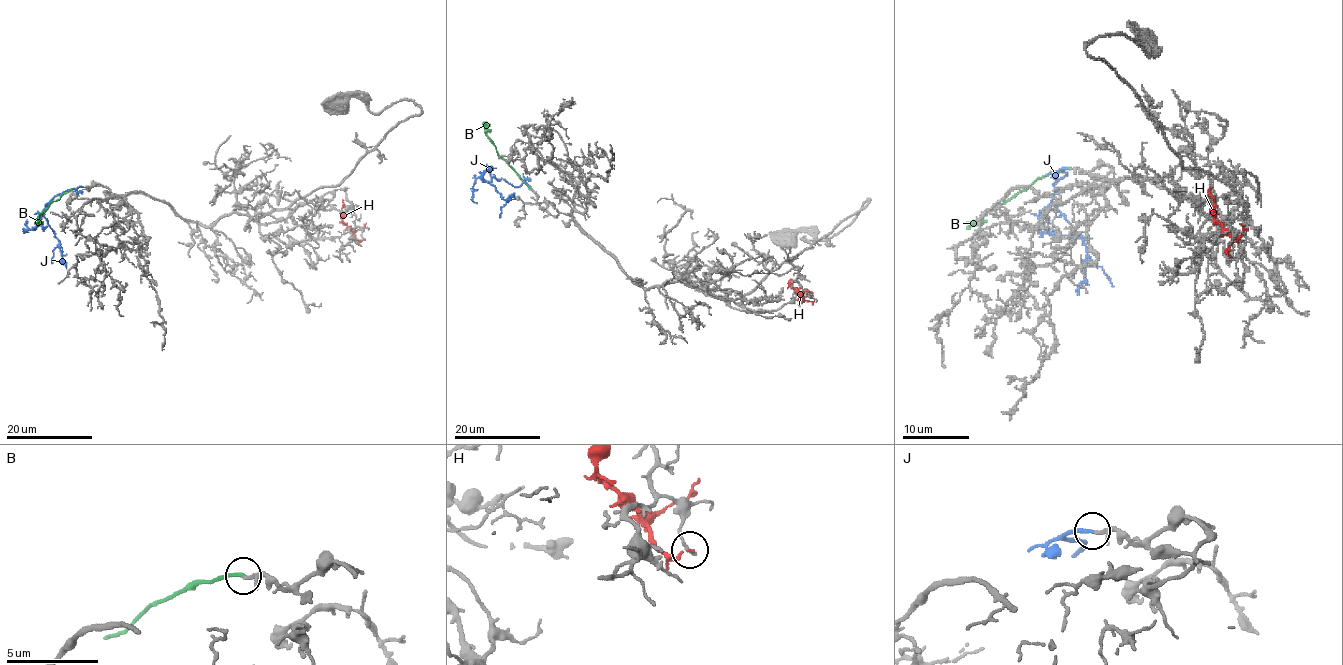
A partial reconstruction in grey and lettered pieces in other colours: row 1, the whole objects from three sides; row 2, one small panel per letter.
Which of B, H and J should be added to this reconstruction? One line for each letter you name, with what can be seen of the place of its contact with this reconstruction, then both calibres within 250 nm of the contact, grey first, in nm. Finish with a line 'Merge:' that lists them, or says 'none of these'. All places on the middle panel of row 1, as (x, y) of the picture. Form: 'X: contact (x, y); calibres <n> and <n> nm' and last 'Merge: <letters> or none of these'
J: contact (531, 189); calibres 220 and 220 nm
Merge: J

